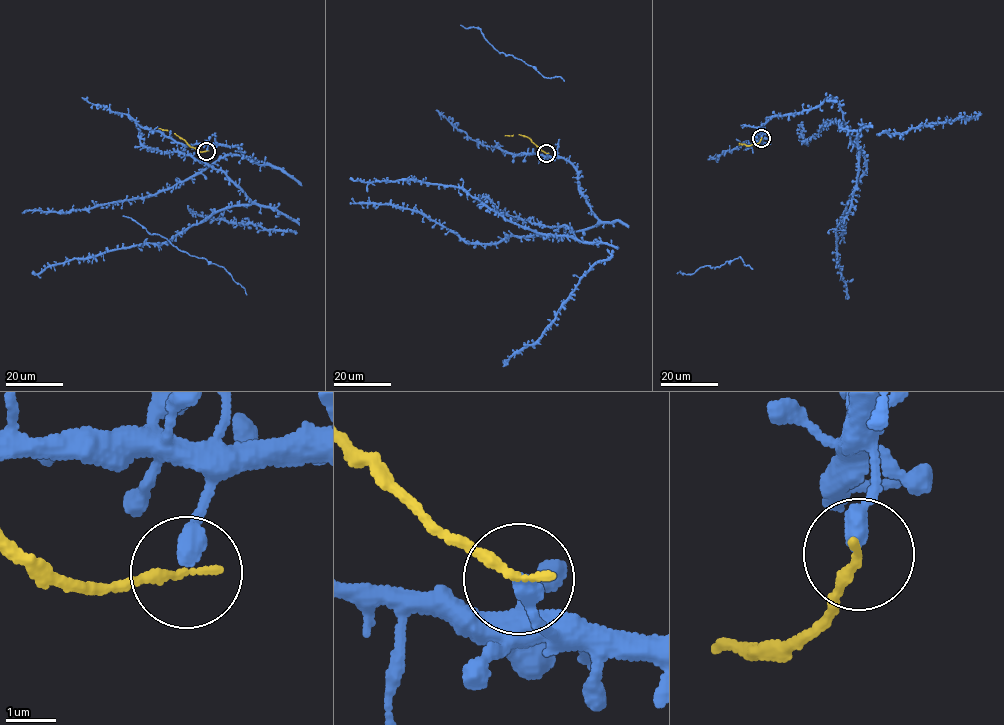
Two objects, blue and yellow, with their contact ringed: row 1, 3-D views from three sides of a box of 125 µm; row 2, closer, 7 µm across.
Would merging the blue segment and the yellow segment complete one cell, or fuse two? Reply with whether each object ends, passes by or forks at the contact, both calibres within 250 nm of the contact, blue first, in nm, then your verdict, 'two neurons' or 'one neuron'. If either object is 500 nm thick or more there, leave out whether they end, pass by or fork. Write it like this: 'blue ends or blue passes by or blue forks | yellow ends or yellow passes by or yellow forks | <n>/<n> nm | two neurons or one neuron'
blue ends | yellow ends | 400/220 nm | two neurons

